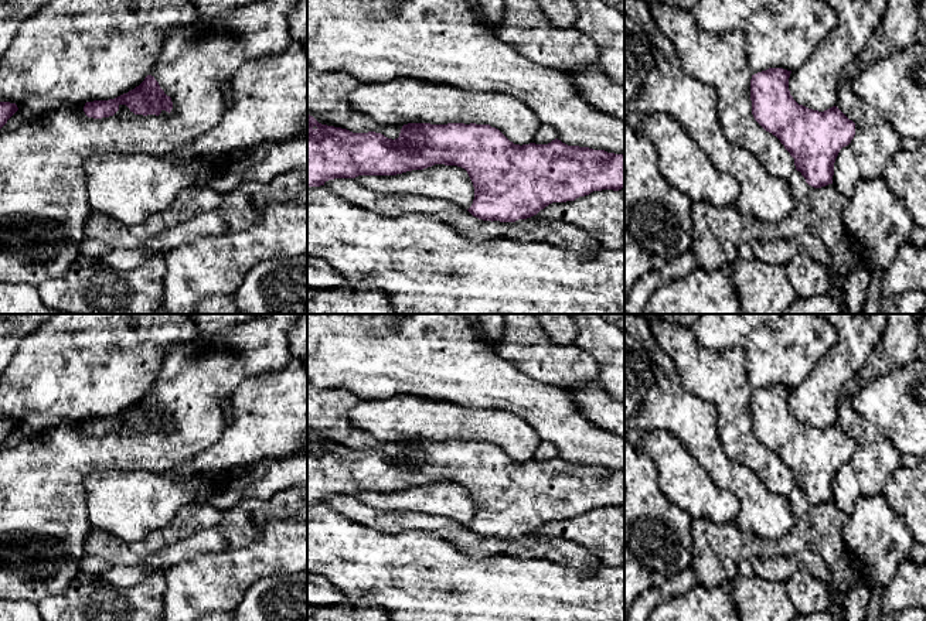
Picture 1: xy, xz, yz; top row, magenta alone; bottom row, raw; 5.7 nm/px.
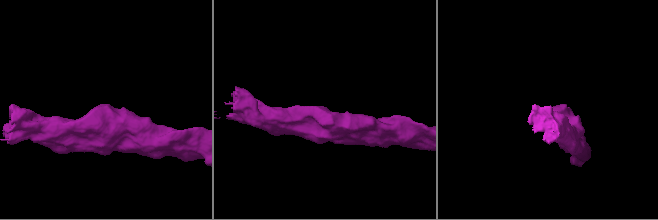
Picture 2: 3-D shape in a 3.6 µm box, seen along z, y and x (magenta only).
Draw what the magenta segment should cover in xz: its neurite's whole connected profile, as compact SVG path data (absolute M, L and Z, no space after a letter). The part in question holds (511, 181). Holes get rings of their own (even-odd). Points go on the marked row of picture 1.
M307 115L307 187L334 178L396 175L435 164L457 166L467 171L474 199L467 209L483 221L515 222L537 215L552 202L575 201L593 191L624 188L624 154L568 146L555 139L548 144L514 144L490 124L404 124L392 140L381 133L353 133L319 123Z

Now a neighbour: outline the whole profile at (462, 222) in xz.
M354 178L328 180L324 187L355 207L385 216L402 214L435 215L456 229L462 238L471 242L507 238L518 242L548 242L575 252L595 253L602 249L588 231L568 222L538 221L535 218L515 222L483 221L449 201L426 199L422 195L378 195Z

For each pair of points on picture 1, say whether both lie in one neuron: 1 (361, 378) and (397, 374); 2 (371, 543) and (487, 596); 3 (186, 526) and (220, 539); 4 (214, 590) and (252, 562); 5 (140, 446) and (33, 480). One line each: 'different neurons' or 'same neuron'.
1: same neuron
2: same neuron
3: different neurons
4: same neuron
5: same neuron

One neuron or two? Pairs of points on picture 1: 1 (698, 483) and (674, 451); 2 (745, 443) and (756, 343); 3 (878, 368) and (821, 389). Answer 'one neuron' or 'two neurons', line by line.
1: one neuron
2: two neurons
3: two neurons

